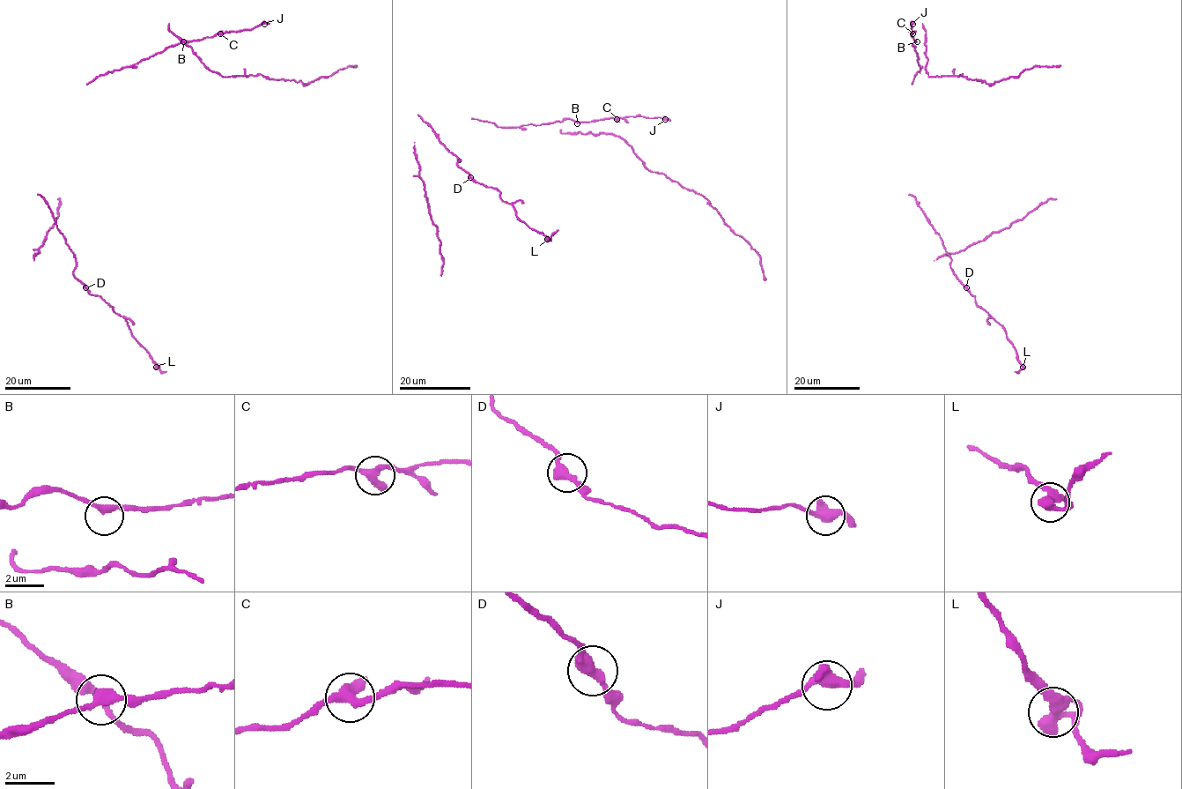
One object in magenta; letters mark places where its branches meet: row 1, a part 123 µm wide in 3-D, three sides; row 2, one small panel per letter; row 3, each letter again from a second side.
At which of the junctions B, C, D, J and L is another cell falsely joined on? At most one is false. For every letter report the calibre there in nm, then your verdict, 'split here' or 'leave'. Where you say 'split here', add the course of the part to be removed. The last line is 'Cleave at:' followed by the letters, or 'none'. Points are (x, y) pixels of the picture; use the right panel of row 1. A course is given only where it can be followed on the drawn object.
B: 320 nm thick; leave
C: 360 nm thick; leave
D: 440 nm thick; leave
J: 480 nm thick; leave
L: 480 nm thick; leave
Cleave at: none

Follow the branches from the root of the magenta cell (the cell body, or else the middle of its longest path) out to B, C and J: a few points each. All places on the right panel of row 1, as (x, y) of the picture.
B: (912, 85), (914, 76), (920, 70), (912, 45), (917, 41)
C: (912, 85), (914, 76), (920, 70), (912, 45), (915, 42), (912, 33)
J: (912, 85), (914, 76), (920, 70), (912, 45), (915, 40), (910, 32), (912, 24)

